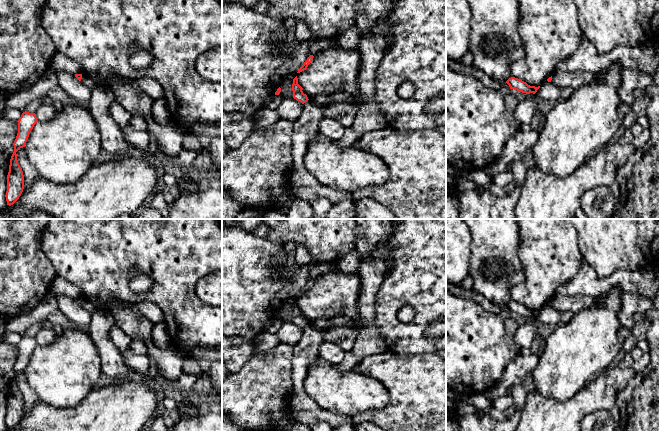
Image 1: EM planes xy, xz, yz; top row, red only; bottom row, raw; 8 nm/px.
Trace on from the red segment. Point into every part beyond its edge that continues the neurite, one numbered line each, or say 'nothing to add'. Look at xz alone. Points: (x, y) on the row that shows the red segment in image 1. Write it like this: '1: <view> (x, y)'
nothing to add

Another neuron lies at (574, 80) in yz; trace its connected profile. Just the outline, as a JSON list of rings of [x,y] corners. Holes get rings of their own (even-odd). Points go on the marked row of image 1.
[[[605,70],[597,73],[589,73],[584,71],[558,72],[552,75],[551,82],[562,89],[571,88],[575,91],[580,87],[599,79],[603,76],[604,72]]]

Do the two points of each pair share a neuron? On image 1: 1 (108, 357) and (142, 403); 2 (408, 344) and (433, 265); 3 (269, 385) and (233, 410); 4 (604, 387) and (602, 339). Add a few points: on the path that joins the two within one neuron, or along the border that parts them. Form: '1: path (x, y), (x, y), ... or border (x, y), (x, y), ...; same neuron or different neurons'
1: border (135, 376), (111, 382); different neurons
2: path (419, 324), (432, 299), (432, 285); same neuron
3: path (260, 393), (254, 399), (244, 399), (242, 401); same neuron
4: border (610, 365), (598, 372), (584, 385); different neurons

